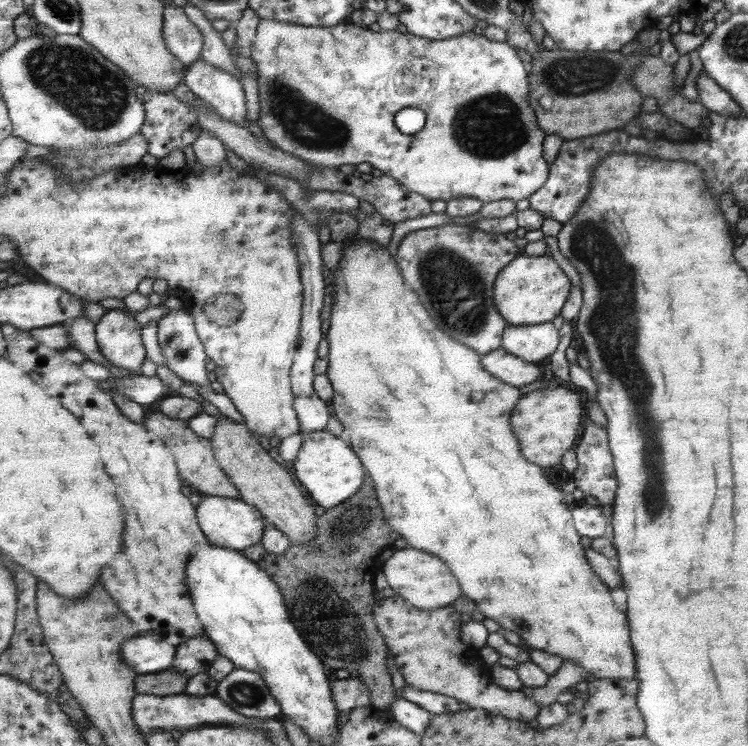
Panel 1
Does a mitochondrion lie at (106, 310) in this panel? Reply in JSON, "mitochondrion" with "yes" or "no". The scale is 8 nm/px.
{"mitochondrion":"no"}

